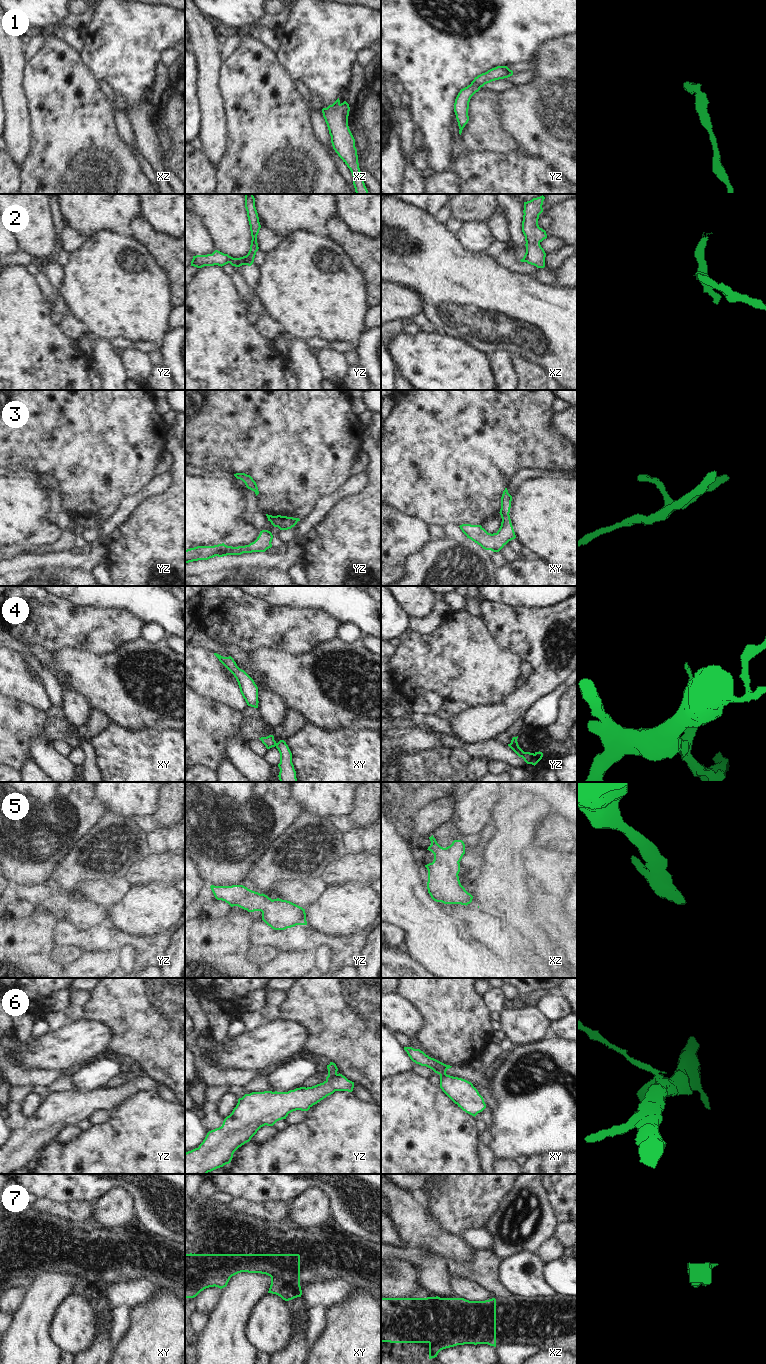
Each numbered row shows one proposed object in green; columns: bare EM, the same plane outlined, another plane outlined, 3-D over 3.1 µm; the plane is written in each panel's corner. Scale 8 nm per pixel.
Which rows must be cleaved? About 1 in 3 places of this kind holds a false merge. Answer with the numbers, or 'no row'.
4, 6, 7

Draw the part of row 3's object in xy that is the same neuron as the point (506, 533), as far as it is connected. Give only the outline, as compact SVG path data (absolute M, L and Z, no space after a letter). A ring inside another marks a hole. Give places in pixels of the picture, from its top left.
M507 488L503 491L501 497L500 515L502 518L501 526L496 533L488 533L481 525L462 524L460 529L467 536L485 550L499 552L509 541L516 538L511 519L512 496L508 493Z

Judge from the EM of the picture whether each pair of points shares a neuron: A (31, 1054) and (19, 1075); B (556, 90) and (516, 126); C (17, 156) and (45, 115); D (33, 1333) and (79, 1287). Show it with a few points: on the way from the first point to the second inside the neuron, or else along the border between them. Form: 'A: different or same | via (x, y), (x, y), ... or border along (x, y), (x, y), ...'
A: different | border along (51, 1069), (27, 1070)
B: same | via (546, 100), (532, 114), (526, 116)
C: different | border along (29, 113), (30, 146), (24, 159)
D: same | via (33, 1318), (64, 1287)

